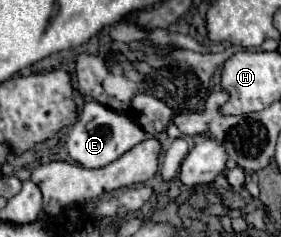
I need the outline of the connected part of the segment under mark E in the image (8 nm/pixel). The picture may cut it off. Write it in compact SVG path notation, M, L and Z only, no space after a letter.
M92 100L92 102L86 102L78 122L68 132L66 148L68 148L68 154L84 168L102 168L118 160L122 154L126 154L130 148L134 148L142 140L146 140L146 132L142 132L142 128L138 128L134 120L130 120L122 112L114 112L112 108Z

